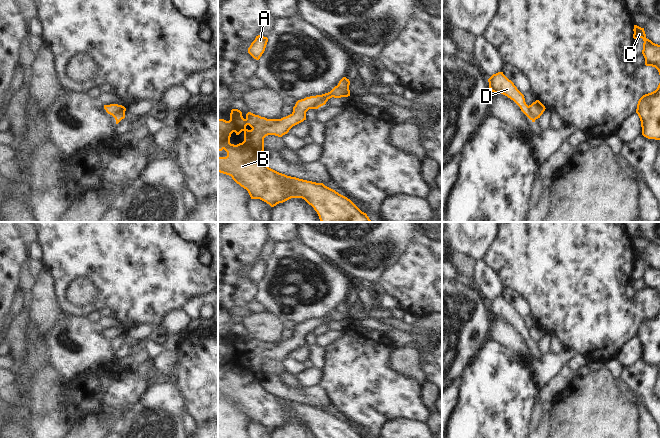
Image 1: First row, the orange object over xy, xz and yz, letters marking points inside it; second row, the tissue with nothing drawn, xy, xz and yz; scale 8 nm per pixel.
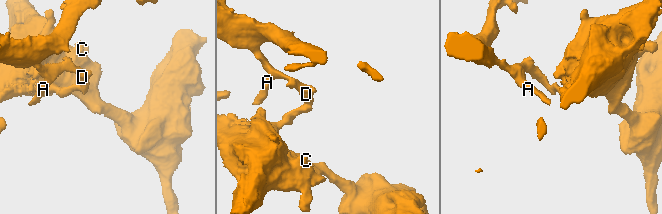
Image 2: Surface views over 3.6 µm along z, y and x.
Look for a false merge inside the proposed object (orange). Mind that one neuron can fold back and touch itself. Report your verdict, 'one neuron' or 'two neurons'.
two neurons

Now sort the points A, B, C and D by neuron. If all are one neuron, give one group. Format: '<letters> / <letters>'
A D / B C

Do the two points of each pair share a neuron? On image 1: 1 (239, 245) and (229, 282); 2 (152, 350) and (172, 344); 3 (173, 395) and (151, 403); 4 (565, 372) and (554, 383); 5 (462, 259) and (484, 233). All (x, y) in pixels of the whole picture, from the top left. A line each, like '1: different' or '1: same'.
1: same
2: same
3: same
4: same
5: different

